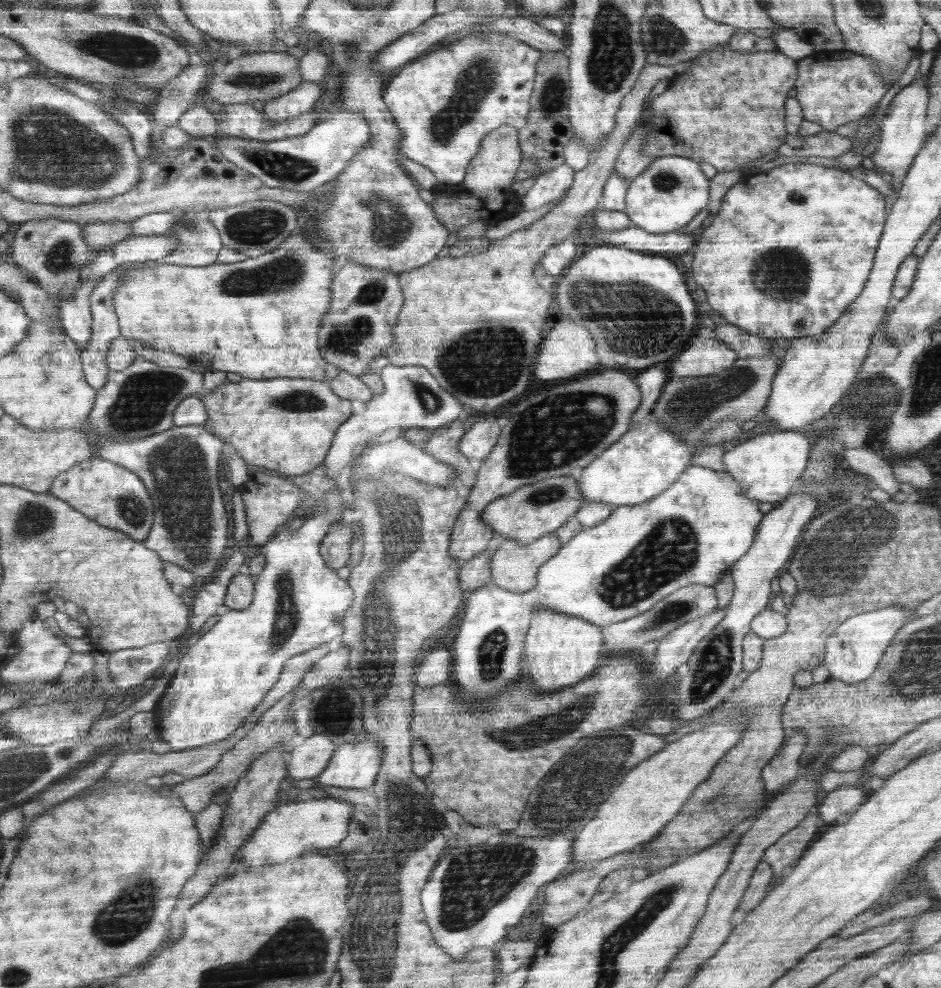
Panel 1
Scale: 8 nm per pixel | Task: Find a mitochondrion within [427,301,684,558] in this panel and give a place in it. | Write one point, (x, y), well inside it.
(572, 422)

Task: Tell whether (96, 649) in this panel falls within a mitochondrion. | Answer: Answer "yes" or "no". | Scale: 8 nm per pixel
no

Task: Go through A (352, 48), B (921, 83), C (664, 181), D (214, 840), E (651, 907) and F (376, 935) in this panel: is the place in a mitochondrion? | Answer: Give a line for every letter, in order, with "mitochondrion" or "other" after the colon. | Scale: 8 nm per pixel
A: mitochondrion
B: other
C: mitochondrion
D: other
E: mitochondrion
F: mitochondrion

